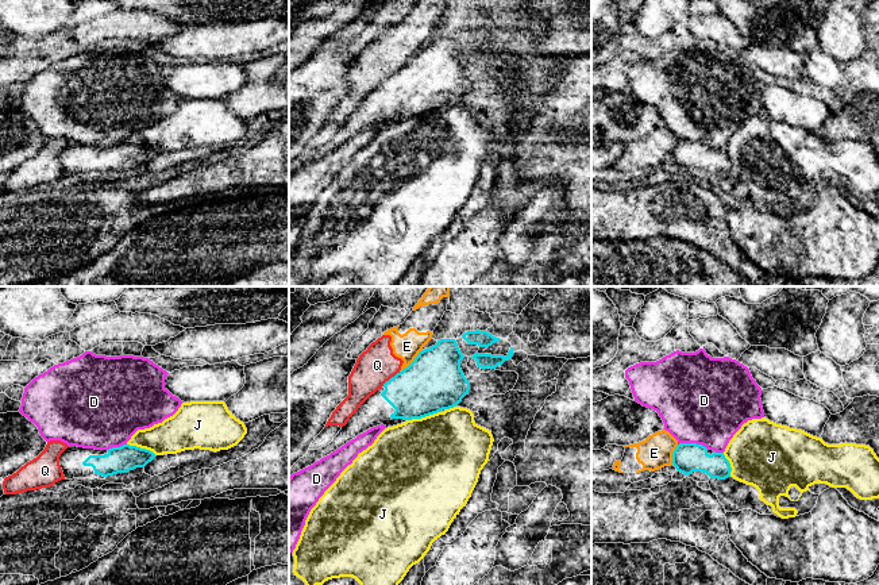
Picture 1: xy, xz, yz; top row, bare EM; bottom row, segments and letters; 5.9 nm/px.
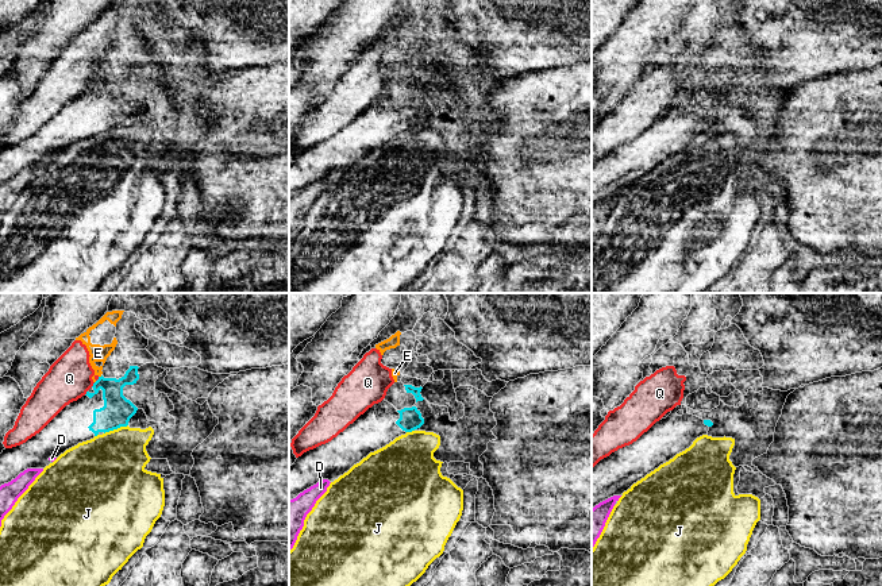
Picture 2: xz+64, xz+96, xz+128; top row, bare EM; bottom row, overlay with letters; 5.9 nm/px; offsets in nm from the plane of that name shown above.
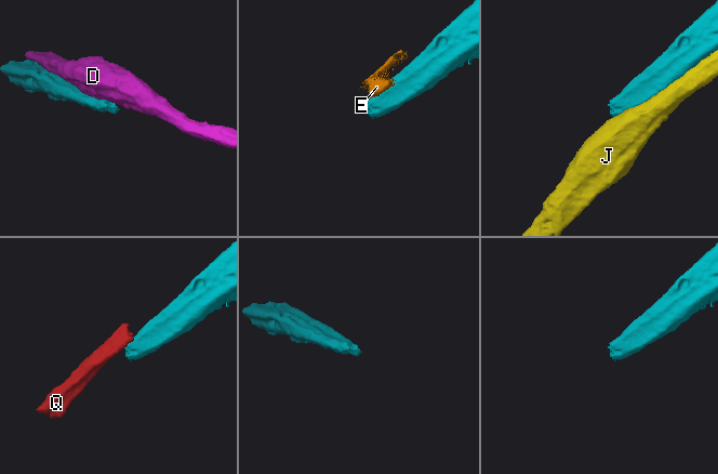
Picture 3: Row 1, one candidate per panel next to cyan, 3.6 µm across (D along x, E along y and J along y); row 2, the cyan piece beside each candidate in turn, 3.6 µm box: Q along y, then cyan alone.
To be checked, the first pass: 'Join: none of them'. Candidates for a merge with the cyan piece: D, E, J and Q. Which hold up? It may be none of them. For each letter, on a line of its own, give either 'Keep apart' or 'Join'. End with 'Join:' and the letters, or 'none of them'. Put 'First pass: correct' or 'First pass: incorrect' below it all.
D: Keep apart
E: Keep apart
J: Keep apart
Q: Keep apart
Join: none of them
First pass: correct

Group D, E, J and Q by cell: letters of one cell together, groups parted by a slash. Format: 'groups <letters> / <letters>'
groups D / E Q / J

